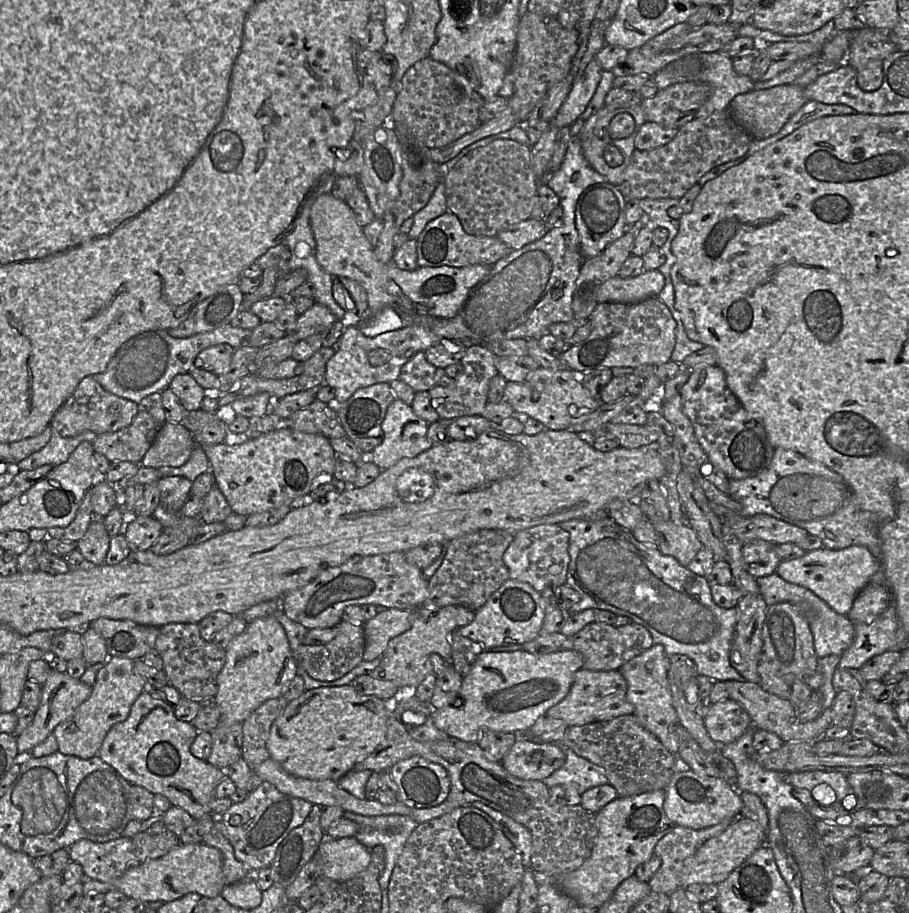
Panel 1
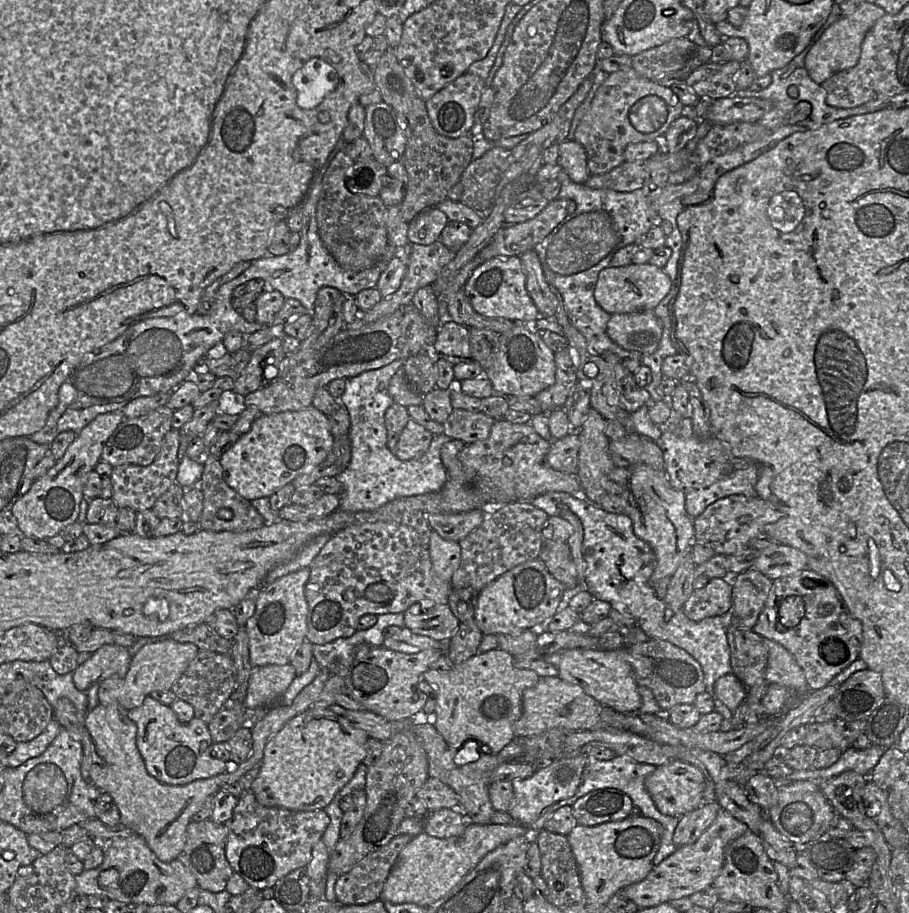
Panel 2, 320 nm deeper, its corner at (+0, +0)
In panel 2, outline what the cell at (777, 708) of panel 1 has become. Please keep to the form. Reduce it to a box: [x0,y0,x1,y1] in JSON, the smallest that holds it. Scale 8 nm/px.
[620,639,705,711]

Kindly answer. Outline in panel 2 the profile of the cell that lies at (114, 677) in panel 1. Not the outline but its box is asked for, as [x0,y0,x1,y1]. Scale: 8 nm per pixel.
[98,638,199,710]

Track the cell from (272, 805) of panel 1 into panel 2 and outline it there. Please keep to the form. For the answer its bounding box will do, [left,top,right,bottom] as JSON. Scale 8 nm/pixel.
[225,790,330,890]

